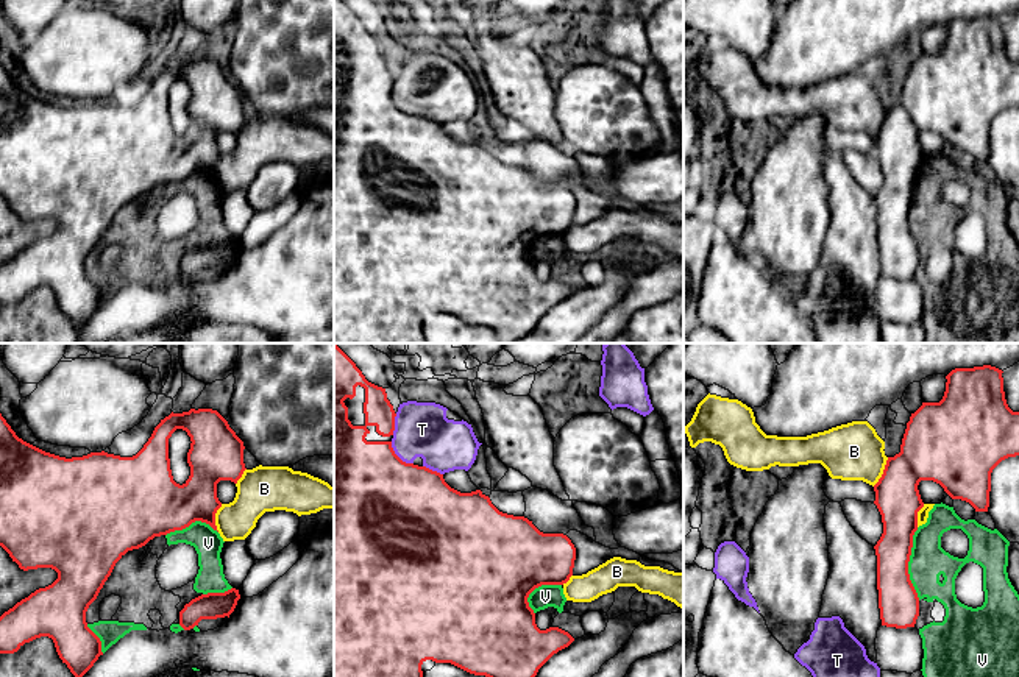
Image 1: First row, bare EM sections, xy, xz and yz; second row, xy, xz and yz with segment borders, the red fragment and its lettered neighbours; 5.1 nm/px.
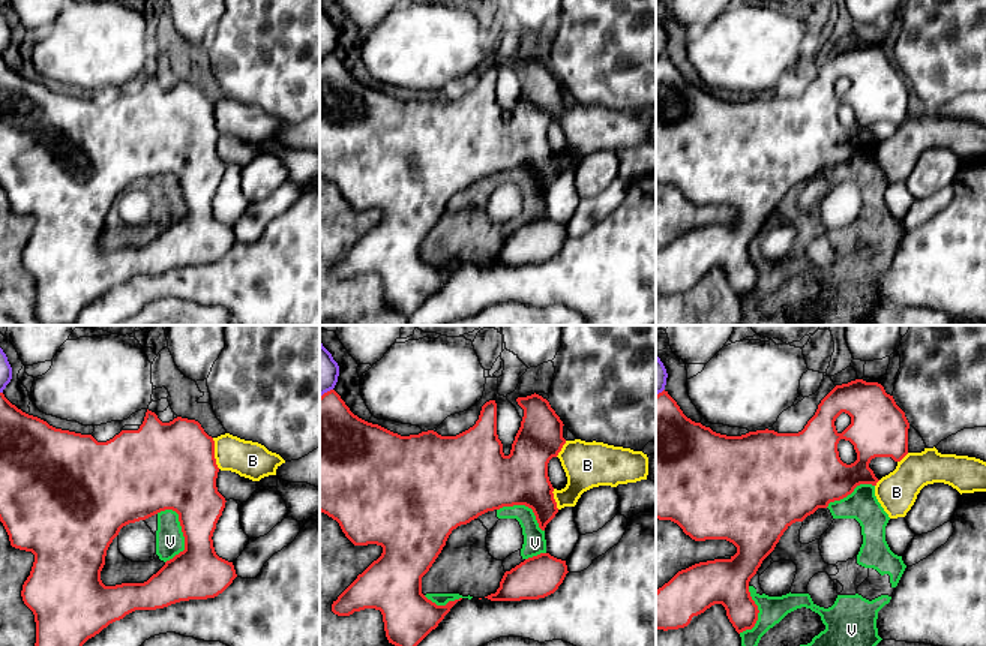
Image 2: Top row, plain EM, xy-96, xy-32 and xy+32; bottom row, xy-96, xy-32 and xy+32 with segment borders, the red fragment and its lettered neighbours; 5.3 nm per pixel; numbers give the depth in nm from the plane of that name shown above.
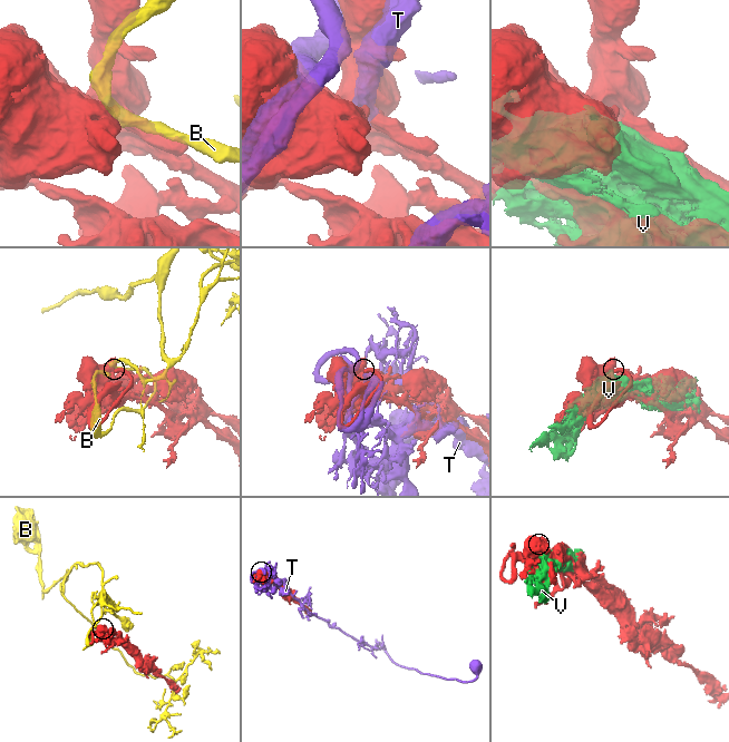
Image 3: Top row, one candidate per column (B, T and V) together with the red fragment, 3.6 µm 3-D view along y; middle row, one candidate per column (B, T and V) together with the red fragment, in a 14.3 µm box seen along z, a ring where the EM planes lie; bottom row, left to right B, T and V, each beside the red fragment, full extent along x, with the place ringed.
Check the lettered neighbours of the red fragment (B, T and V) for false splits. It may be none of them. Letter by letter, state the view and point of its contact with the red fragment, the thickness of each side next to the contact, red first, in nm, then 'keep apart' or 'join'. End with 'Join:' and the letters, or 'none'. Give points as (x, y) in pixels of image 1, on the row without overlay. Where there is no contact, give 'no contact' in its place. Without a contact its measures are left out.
B: yz (884, 122) | 280/300 nm | join
T: xz (397, 106) | 500/280 nm | keep apart
V: yz (907, 214) | 200/190 nm | keep apart
Join: B

